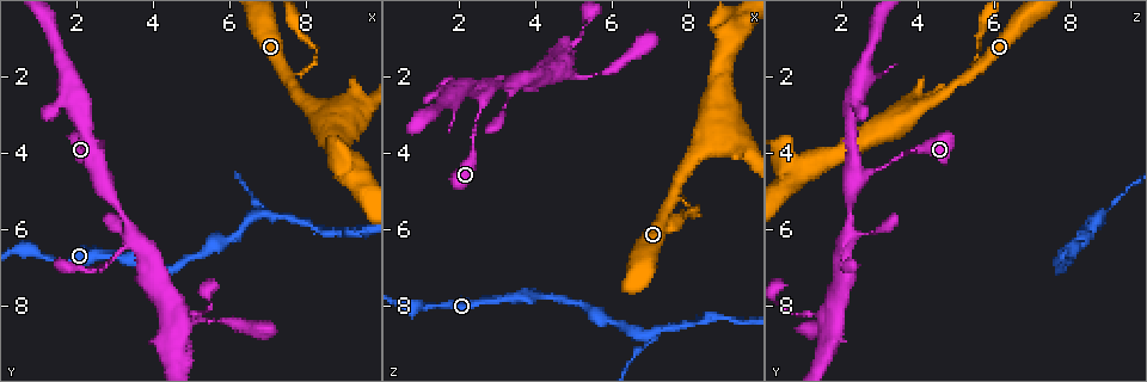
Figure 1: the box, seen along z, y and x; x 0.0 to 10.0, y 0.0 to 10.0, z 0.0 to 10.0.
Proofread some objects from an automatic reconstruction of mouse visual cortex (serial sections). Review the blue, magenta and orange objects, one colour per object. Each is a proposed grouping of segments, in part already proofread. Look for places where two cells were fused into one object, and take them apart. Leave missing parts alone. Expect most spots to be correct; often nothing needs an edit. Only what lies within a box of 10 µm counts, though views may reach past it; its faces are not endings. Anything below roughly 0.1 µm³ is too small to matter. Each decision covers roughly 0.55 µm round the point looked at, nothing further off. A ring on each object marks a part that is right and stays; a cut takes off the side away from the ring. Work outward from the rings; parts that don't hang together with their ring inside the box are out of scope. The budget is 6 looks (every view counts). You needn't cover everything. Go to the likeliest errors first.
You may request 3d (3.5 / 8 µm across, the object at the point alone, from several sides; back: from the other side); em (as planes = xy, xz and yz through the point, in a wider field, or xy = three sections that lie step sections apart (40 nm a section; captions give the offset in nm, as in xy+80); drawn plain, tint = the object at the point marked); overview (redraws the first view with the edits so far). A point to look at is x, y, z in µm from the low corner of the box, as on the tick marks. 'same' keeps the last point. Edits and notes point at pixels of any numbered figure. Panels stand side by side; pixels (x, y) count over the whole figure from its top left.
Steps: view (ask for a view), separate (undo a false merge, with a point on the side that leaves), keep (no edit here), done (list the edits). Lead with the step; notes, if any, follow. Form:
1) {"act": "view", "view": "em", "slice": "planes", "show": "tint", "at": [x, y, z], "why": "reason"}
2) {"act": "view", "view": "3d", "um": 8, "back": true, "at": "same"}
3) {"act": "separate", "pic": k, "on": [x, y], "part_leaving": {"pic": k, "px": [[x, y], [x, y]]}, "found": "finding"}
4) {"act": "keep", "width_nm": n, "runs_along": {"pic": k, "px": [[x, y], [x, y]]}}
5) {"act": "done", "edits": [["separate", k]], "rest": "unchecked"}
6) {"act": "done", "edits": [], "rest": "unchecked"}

{"act": "view", "view": "3d", "um": 3.5, "at": [6.85, 5.60, 8.75], "why": "sudden change in width"}

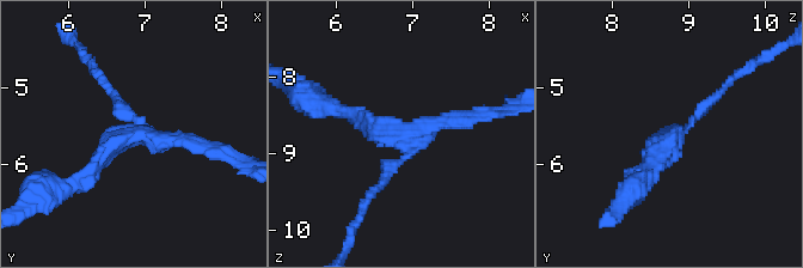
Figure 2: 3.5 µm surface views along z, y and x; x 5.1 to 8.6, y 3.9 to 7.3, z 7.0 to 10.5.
{"act": "view", "view": "em", "slice": "xy", "step": 5, "show": "tint", "at": [6.90, 5.55, 8.80], "arms": 3, "arm_widths_nm": [150, 200, 200]}

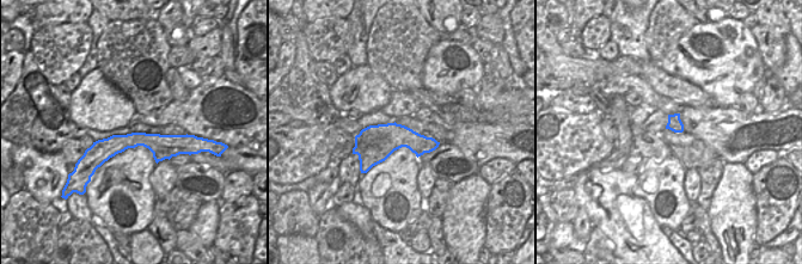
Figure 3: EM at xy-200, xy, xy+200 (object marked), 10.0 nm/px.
{"act": "separate", "pic": 2, "on": [711, 101], "width_nm": 340, "part_leaving": {"pic": 2, "px": [[690, 126], [733, 78], [762, 60]]}, "found": "two cells meet here"}

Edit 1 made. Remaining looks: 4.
{"act": "view", "view": "overview", "why": "redraw"}

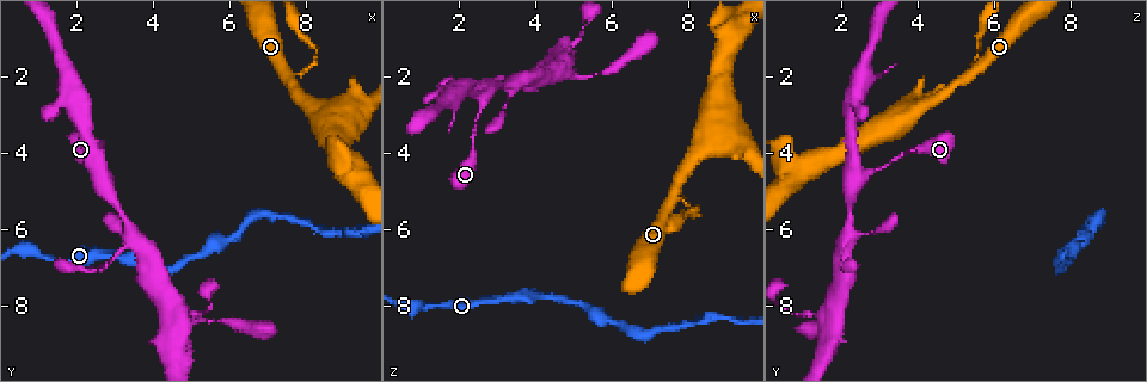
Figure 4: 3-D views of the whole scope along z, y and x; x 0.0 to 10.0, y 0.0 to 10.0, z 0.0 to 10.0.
{"act": "view", "view": "3d", "um": 8, "at": [7.55, 1.95, 5.30], "why": "thin arm on a thick one"}

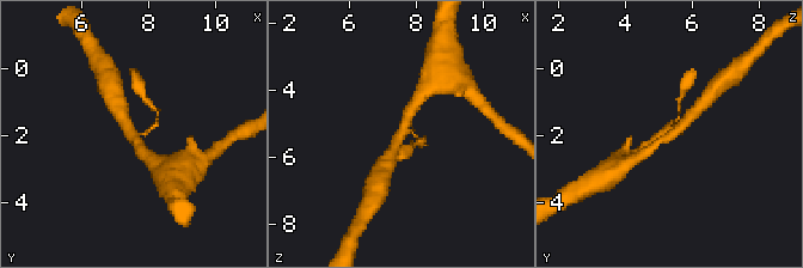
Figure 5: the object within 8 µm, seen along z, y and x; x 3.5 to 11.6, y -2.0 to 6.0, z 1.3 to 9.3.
{"act": "view", "view": "3d", "um": 3.5, "at": "same", "why": "zoom in"}

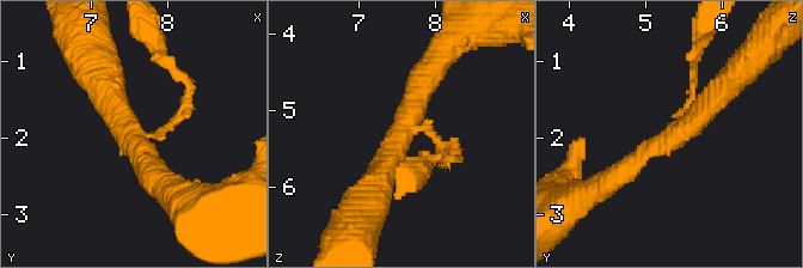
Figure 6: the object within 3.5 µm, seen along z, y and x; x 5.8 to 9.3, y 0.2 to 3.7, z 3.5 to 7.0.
{"act": "view", "view": "em", "slice": "xy", "step": 3, "show": "tint", "at": [7.50, 2.00, 5.35], "arms": 3, "arm_widths_nm": [100, 300, 350], "why": "shape alone is not enough"}

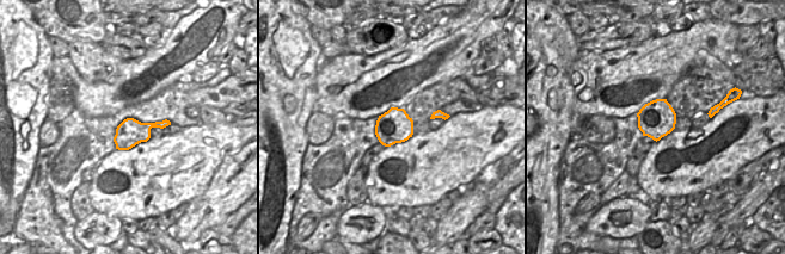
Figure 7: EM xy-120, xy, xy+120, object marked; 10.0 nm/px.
{"act": "keep", "runs_along": {"pic": 6, "px": [[727, 85], [681, 133], [613, 177]]}, "found": "one cell here"}

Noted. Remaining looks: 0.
{"act": "done", "edits": [["separate", 2]], "rest": "unchecked"}

